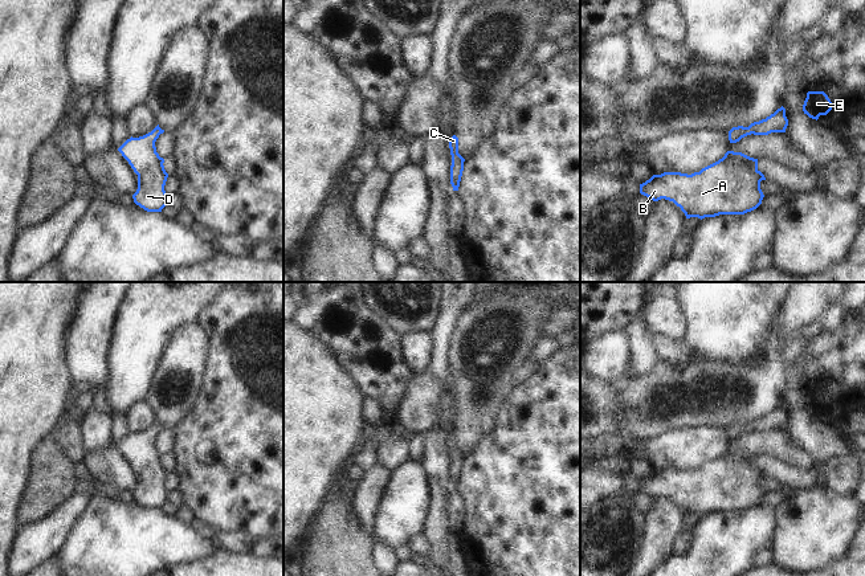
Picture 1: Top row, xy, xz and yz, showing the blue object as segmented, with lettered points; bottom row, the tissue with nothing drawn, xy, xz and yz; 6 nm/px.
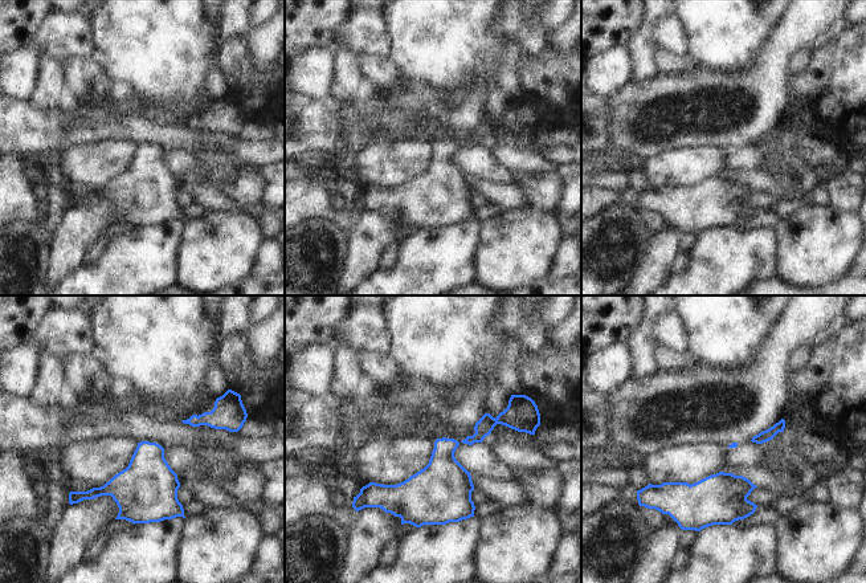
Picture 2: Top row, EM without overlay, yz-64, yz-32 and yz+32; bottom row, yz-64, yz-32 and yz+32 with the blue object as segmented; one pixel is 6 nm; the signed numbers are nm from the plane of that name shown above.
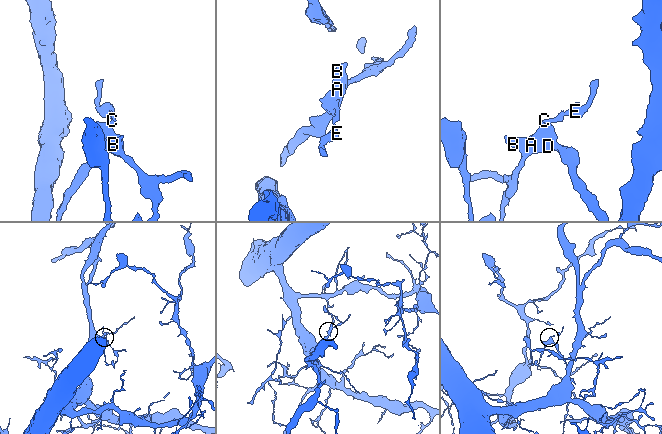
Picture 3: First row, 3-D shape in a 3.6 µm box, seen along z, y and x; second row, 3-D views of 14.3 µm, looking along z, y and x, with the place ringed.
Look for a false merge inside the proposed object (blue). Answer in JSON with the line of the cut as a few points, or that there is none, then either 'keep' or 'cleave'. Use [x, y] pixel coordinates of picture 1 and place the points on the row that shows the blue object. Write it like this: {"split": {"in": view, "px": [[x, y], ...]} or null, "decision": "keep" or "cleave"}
{"split": null, "decision": "keep"}

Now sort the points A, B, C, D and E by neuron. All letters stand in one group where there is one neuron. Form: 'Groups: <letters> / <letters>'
Groups: A B C D E.

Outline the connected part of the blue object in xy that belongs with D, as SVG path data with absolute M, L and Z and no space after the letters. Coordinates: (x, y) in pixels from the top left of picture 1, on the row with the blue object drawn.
M159 124L148 134L127 139L118 151L138 175L138 189L134 203L147 212L162 212L167 205L164 185L168 173L164 159L156 152L155 142L164 130Z

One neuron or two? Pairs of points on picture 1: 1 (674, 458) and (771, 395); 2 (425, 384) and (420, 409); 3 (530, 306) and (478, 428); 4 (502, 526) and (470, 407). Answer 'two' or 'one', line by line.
1: two
2: one
3: one
4: two

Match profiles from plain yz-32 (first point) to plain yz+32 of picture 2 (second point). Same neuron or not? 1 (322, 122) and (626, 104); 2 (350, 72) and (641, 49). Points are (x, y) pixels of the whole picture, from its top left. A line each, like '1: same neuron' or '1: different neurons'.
1: different neurons
2: same neuron

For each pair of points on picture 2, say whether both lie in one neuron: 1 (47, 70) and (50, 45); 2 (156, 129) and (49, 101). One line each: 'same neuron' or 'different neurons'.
1: different neurons
2: different neurons

